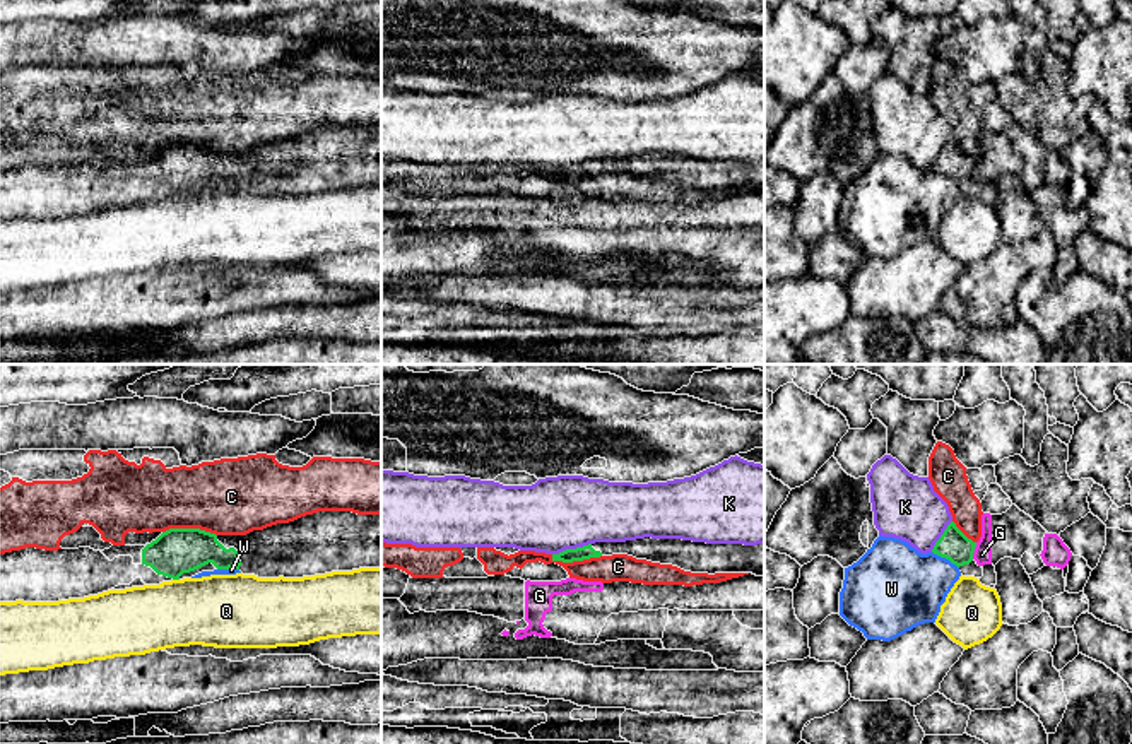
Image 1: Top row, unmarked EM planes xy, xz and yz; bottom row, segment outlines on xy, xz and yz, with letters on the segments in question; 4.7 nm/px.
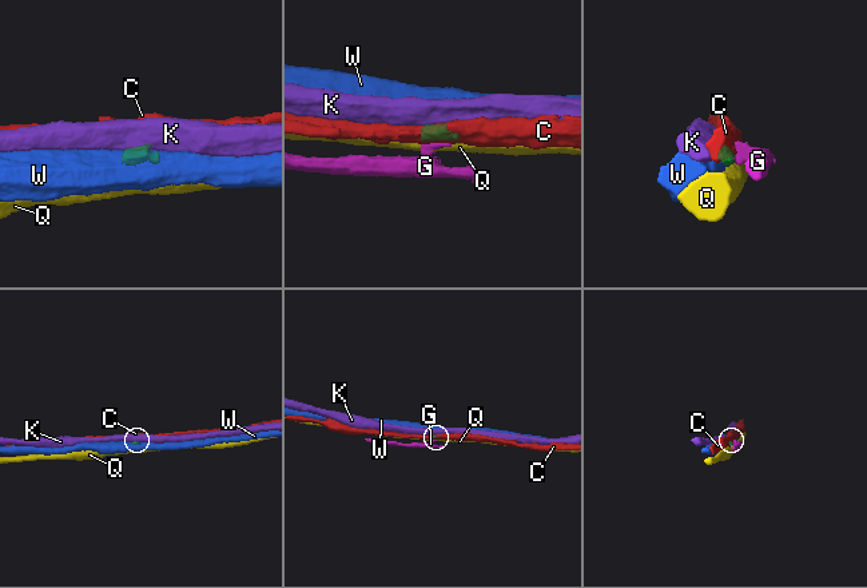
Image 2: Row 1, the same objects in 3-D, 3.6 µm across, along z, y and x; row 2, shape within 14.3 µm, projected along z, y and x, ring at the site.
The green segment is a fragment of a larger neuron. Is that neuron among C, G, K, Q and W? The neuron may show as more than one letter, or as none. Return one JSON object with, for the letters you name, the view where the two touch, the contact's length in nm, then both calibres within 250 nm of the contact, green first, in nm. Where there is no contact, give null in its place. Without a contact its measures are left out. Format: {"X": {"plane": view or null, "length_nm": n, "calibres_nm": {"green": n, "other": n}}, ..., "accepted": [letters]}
{"accepted": []}

